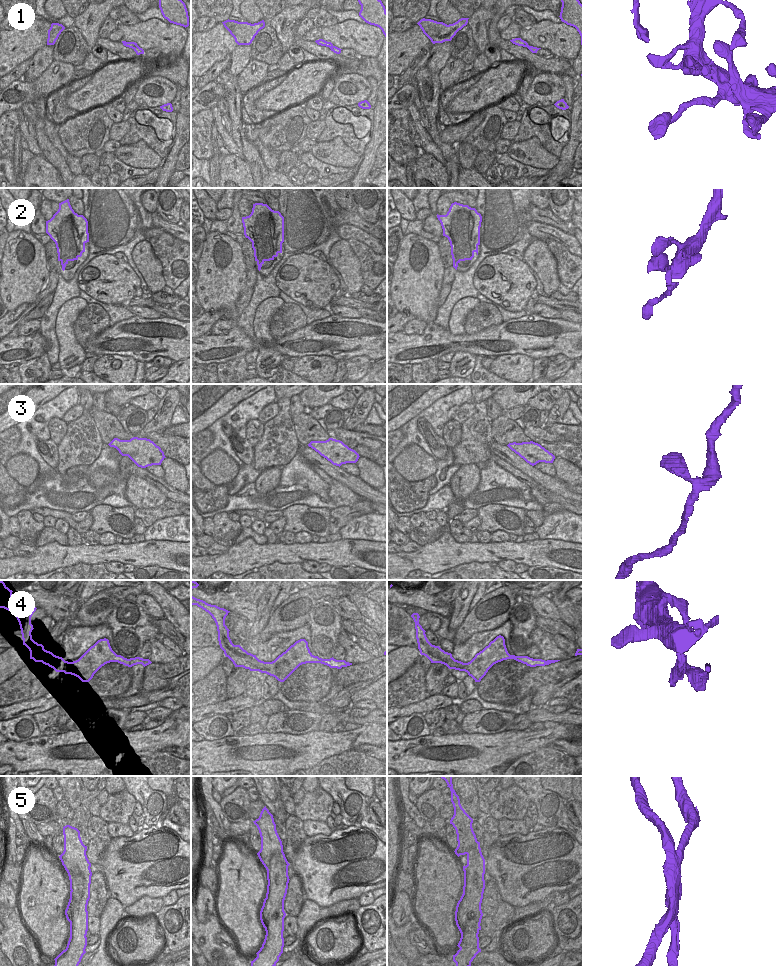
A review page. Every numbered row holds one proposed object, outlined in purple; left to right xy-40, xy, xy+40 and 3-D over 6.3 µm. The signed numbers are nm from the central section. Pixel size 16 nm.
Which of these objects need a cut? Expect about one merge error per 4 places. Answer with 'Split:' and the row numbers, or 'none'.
Split: 4, 5

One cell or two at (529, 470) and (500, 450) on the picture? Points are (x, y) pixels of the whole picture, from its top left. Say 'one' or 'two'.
one

